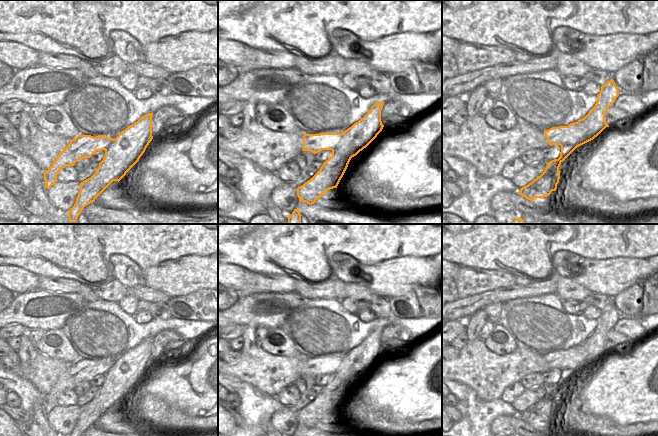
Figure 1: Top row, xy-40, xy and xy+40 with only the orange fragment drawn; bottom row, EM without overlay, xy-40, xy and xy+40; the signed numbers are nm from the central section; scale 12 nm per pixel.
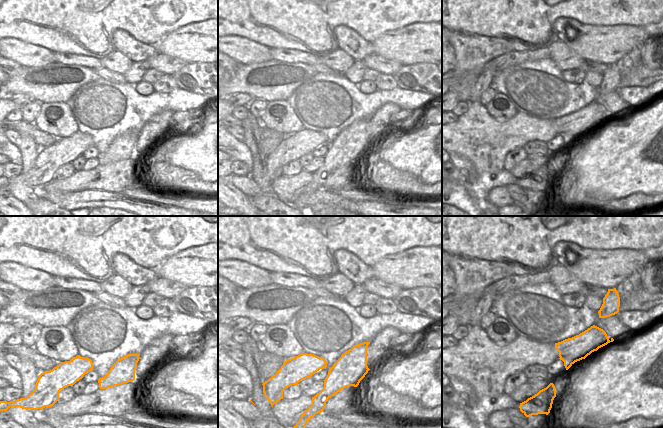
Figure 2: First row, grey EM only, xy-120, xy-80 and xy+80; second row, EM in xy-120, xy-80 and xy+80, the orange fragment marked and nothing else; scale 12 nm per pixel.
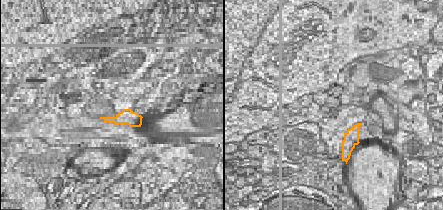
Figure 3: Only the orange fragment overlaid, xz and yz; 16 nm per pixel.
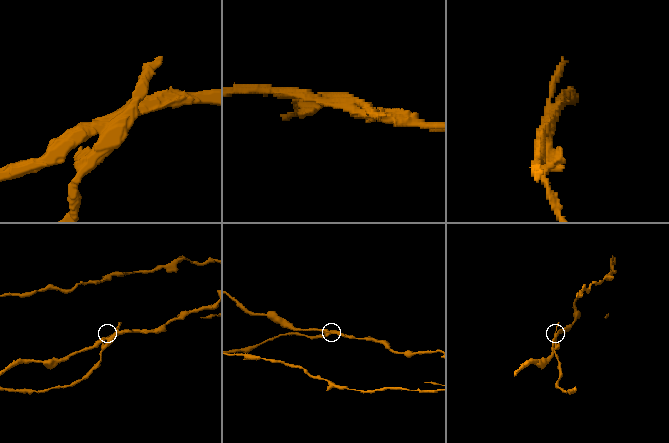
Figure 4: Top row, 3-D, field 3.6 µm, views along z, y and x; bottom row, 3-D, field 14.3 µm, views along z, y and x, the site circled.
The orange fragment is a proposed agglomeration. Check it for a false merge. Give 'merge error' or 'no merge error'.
merge error

